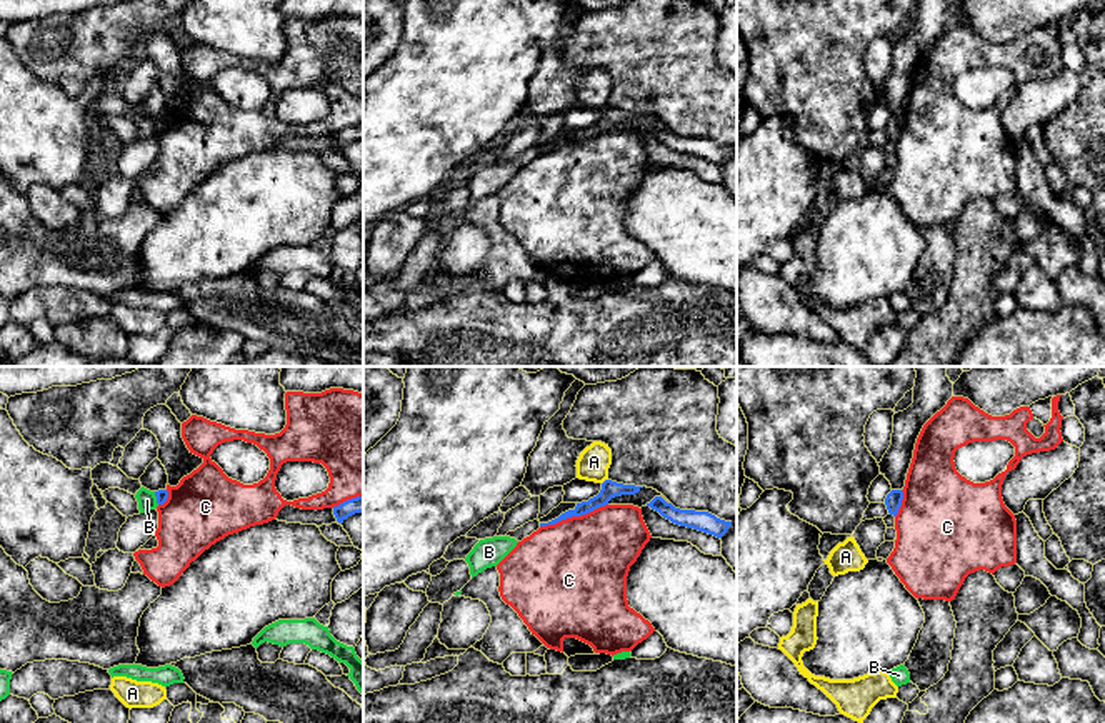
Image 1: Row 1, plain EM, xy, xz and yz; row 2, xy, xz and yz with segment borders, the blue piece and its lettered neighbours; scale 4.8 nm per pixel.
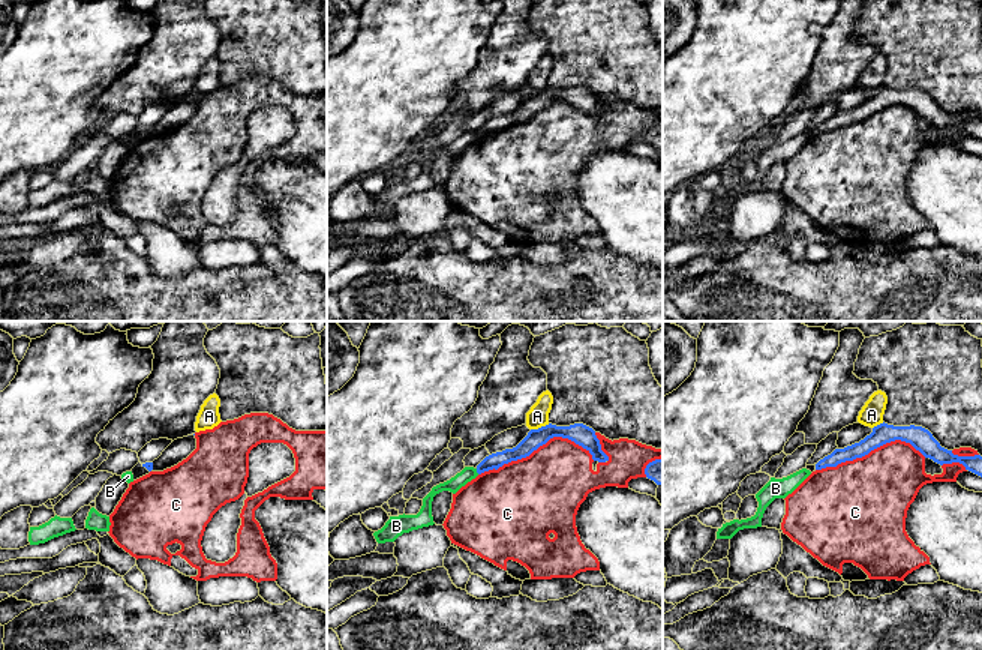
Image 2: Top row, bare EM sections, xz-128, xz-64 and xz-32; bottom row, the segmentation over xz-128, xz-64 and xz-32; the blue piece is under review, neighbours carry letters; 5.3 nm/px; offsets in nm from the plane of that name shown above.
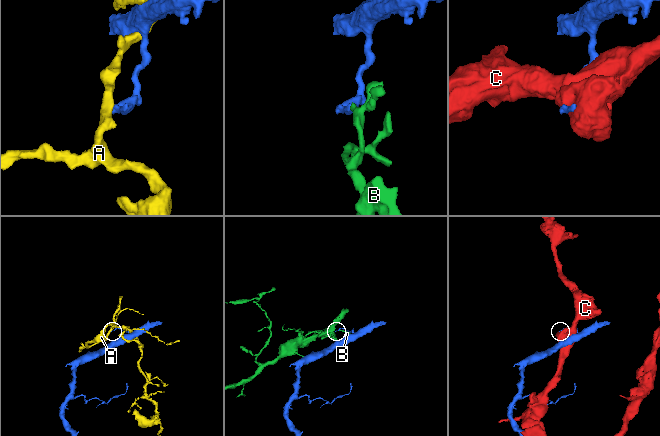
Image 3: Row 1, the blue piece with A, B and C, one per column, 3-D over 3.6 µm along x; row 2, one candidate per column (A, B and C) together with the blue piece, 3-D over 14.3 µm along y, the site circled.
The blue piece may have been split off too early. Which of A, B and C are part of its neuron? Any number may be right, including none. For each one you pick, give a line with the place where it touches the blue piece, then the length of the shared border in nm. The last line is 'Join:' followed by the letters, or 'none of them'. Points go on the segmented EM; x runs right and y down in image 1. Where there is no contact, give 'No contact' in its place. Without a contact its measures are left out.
Join: none of them

